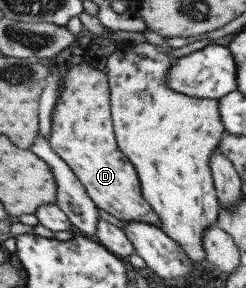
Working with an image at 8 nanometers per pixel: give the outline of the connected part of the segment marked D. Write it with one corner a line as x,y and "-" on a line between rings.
83,63
66,70
51,120
53,120
51,122
51,138
49,138
51,148
67,162
97,208
109,212
123,222
132,220
149,223
156,227
160,225
157,213
142,195
135,167
117,144
111,114
108,76
101,69

